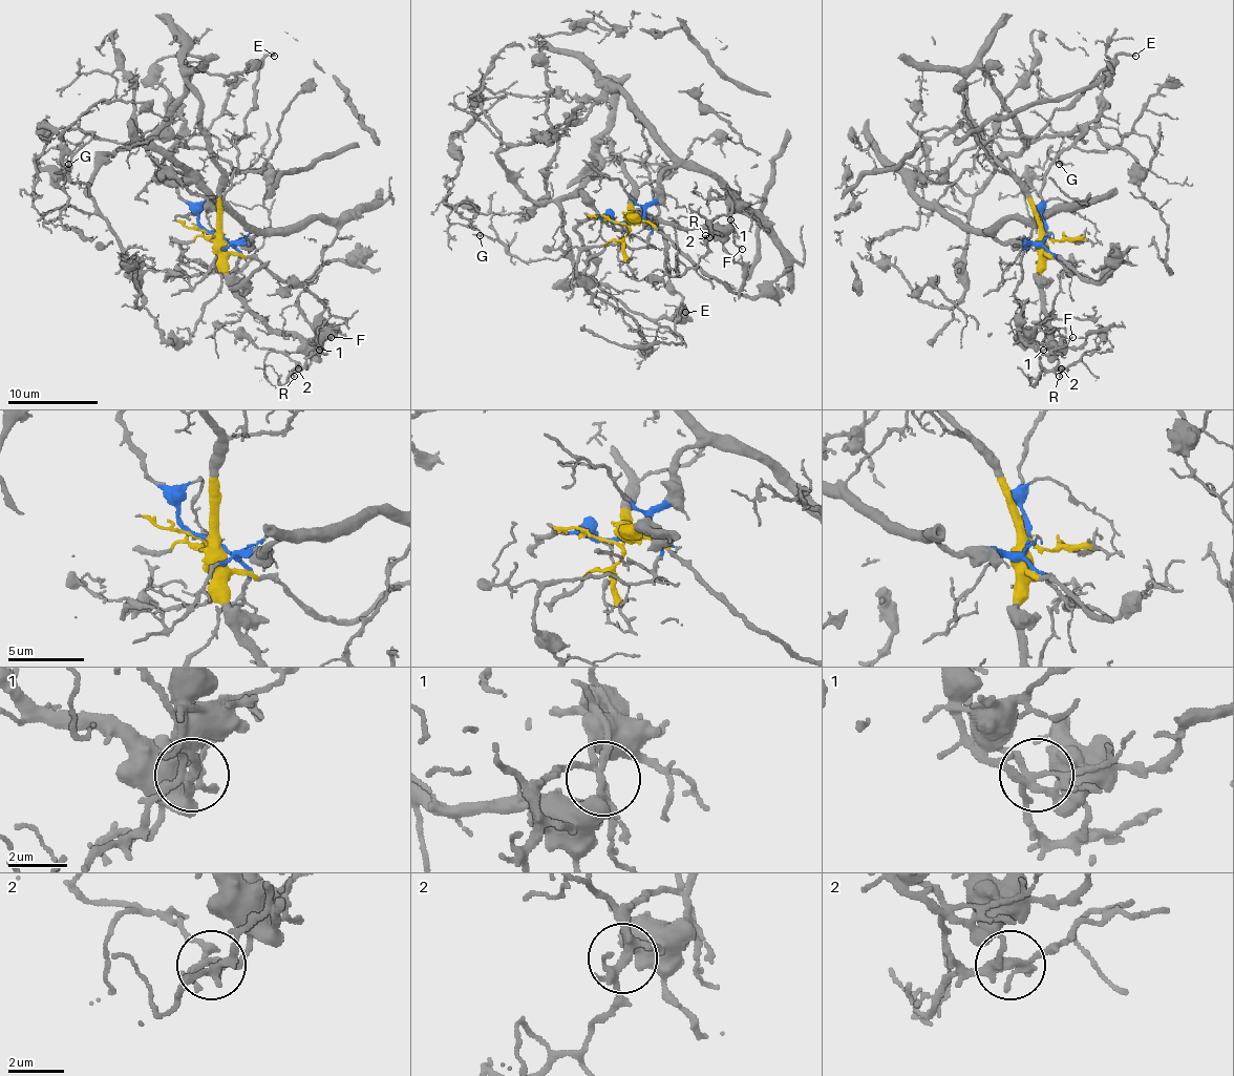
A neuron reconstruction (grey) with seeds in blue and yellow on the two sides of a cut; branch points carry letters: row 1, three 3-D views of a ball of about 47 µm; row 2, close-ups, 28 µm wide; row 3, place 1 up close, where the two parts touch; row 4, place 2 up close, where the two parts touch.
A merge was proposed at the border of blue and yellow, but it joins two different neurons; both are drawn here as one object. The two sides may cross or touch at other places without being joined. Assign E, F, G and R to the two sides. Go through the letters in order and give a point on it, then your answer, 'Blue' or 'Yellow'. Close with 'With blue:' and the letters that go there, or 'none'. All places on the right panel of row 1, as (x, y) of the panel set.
E: Place: (1135, 56). Blue
F: Place: (1072, 337). Blue
G: Place: (1059, 164). Yellow
R: Place: (1059, 376). Yellow
With blue: E, F

